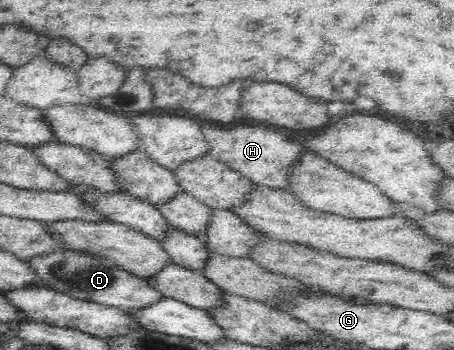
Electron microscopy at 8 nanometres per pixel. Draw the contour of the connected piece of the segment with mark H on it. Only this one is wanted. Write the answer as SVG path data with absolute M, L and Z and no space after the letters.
M238 126L222 130L222 142L214 140L214 148L210 142L210 155L216 161L250 180L254 185L264 185L275 189L285 189L288 186L288 172L296 165L302 154L298 142L286 139L284 135L266 130L260 126Z

